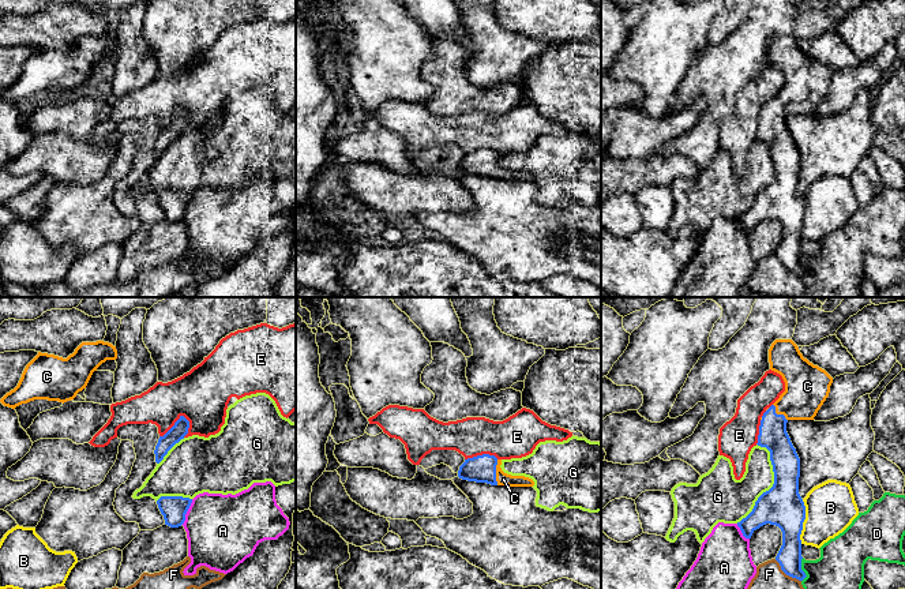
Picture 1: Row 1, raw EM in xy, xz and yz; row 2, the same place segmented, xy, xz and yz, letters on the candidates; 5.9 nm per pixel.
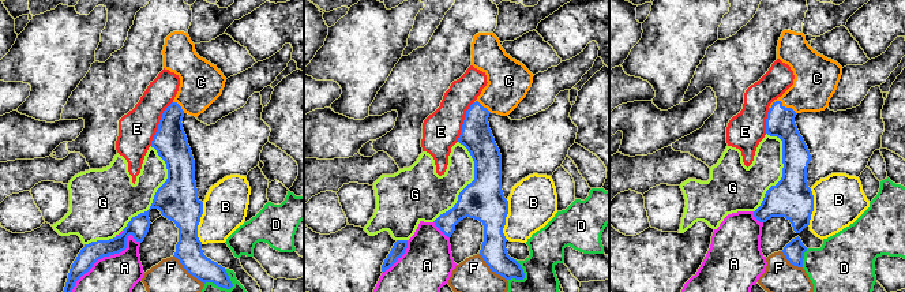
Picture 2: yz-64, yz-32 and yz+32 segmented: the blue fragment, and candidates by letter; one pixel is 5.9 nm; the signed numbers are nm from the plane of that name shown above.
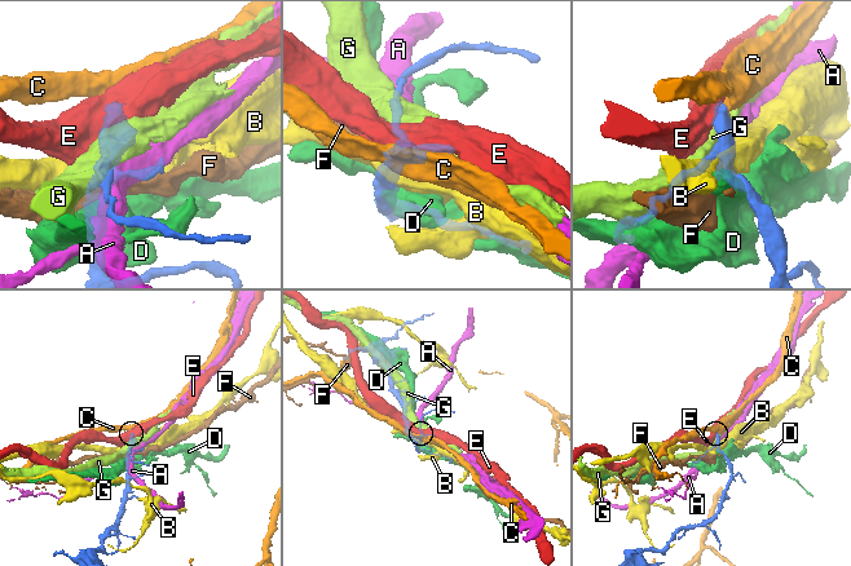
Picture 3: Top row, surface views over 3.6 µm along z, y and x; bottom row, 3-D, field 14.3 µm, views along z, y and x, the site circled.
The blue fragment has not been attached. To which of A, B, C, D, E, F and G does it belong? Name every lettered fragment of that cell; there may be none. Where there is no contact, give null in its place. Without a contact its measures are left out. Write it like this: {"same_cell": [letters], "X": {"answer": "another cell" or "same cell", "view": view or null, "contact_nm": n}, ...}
{"same_cell": ["C"], "A": {"answer": "another cell", "view": "xy", "contact_nm": 170}, "B": {"answer": "another cell", "view": "yz", "contact_nm": 260}, "C": {"answer": "same cell", "view": "xz", "contact_nm": 150}, "D": {"answer": "another cell", "view": "yz", "contact_nm": 140}, "E": {"answer": "another cell", "view": "xy", "contact_nm": 200}, "F": {"answer": "another cell", "view": "yz", "contact_nm": 200}, "G": {"answer": "another cell", "view": "yz", "contact_nm": 480}}

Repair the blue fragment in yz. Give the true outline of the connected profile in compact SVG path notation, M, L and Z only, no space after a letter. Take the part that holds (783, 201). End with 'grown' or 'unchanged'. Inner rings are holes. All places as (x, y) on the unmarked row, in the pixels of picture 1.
M776 34L769 44L769 57L770 64L782 71L785 86L761 112L756 139L770 146L774 179L758 192L752 206L737 217L737 221L746 233L751 233L752 228L766 218L778 221L782 226L782 240L776 255L786 270L803 275L807 270L801 265L800 229L806 214L806 200L799 188L800 153L786 127L786 117L789 115L814 115L829 91L833 72L825 64L804 53L792 34Z; grown

